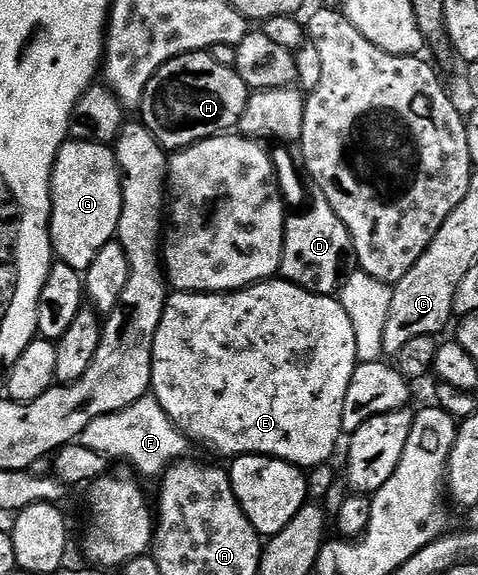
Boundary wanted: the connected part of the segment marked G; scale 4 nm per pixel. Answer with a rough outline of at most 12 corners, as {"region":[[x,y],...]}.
{"region":[[64,142],[51,244],[85,272],[123,207],[111,146]]}

